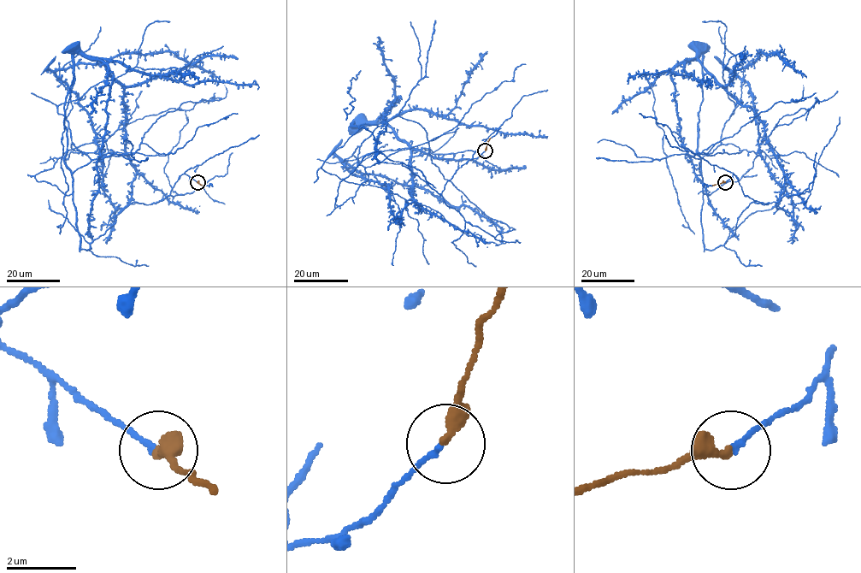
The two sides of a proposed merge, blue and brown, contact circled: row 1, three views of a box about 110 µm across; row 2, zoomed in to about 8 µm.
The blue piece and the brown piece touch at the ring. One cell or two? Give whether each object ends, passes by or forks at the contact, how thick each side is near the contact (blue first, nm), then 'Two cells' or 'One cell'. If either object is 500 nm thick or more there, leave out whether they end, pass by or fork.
At the ring blue ends. At the ring brown ends. Thickness 160 nm (blue) against 340 nm. One cell

